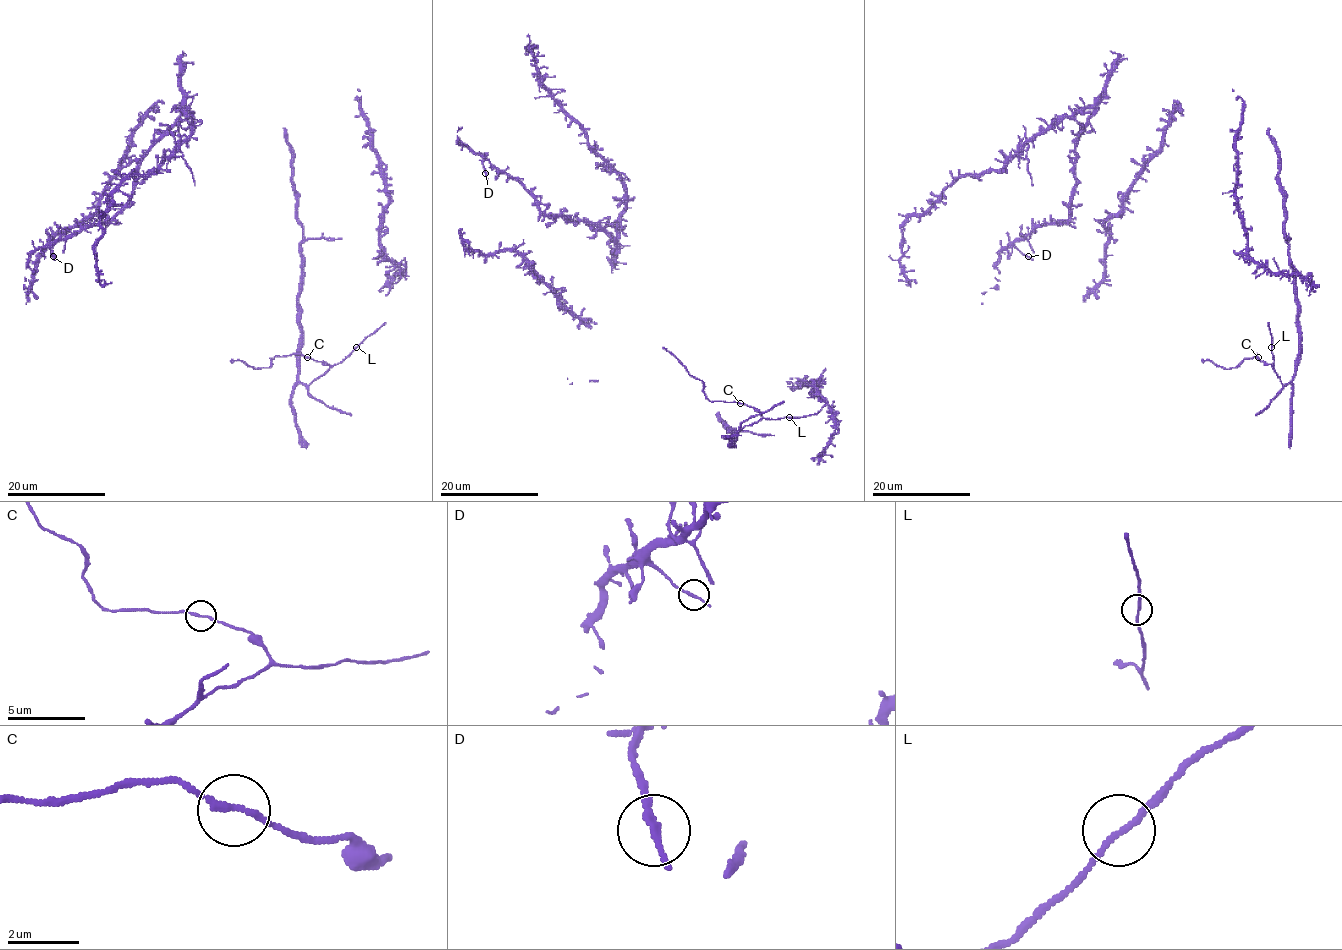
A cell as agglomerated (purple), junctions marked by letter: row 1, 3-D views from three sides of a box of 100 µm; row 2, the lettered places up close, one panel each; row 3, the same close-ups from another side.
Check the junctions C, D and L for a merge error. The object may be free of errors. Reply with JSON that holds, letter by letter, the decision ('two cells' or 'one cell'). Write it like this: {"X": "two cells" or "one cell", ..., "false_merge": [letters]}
{"C": "one cell", "D": "one cell", "L": "one cell", "false_merge": []}

